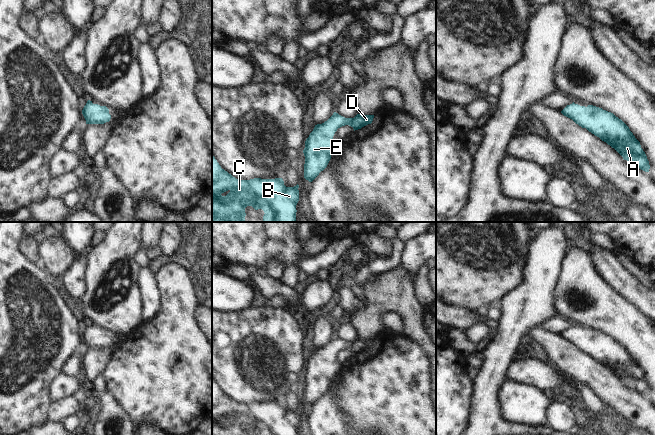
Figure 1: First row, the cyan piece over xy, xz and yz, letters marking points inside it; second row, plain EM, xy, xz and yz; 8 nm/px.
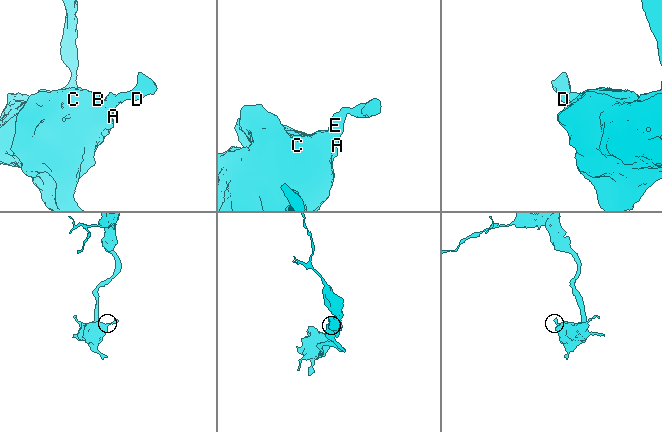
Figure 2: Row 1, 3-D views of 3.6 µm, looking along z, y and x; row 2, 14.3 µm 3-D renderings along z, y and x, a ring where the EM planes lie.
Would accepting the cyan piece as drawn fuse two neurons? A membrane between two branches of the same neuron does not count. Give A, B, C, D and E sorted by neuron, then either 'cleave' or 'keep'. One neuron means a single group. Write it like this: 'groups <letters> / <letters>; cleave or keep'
groups A B C D E; keep

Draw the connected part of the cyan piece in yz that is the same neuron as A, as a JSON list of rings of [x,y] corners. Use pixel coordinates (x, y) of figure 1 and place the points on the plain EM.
[[[574,326],[567,329],[561,337],[606,366],[629,388],[649,396],[649,385],[640,366],[629,351],[613,337],[593,329],[585,331]]]

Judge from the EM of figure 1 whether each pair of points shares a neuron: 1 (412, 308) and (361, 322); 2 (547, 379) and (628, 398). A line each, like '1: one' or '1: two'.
1: one
2: two

